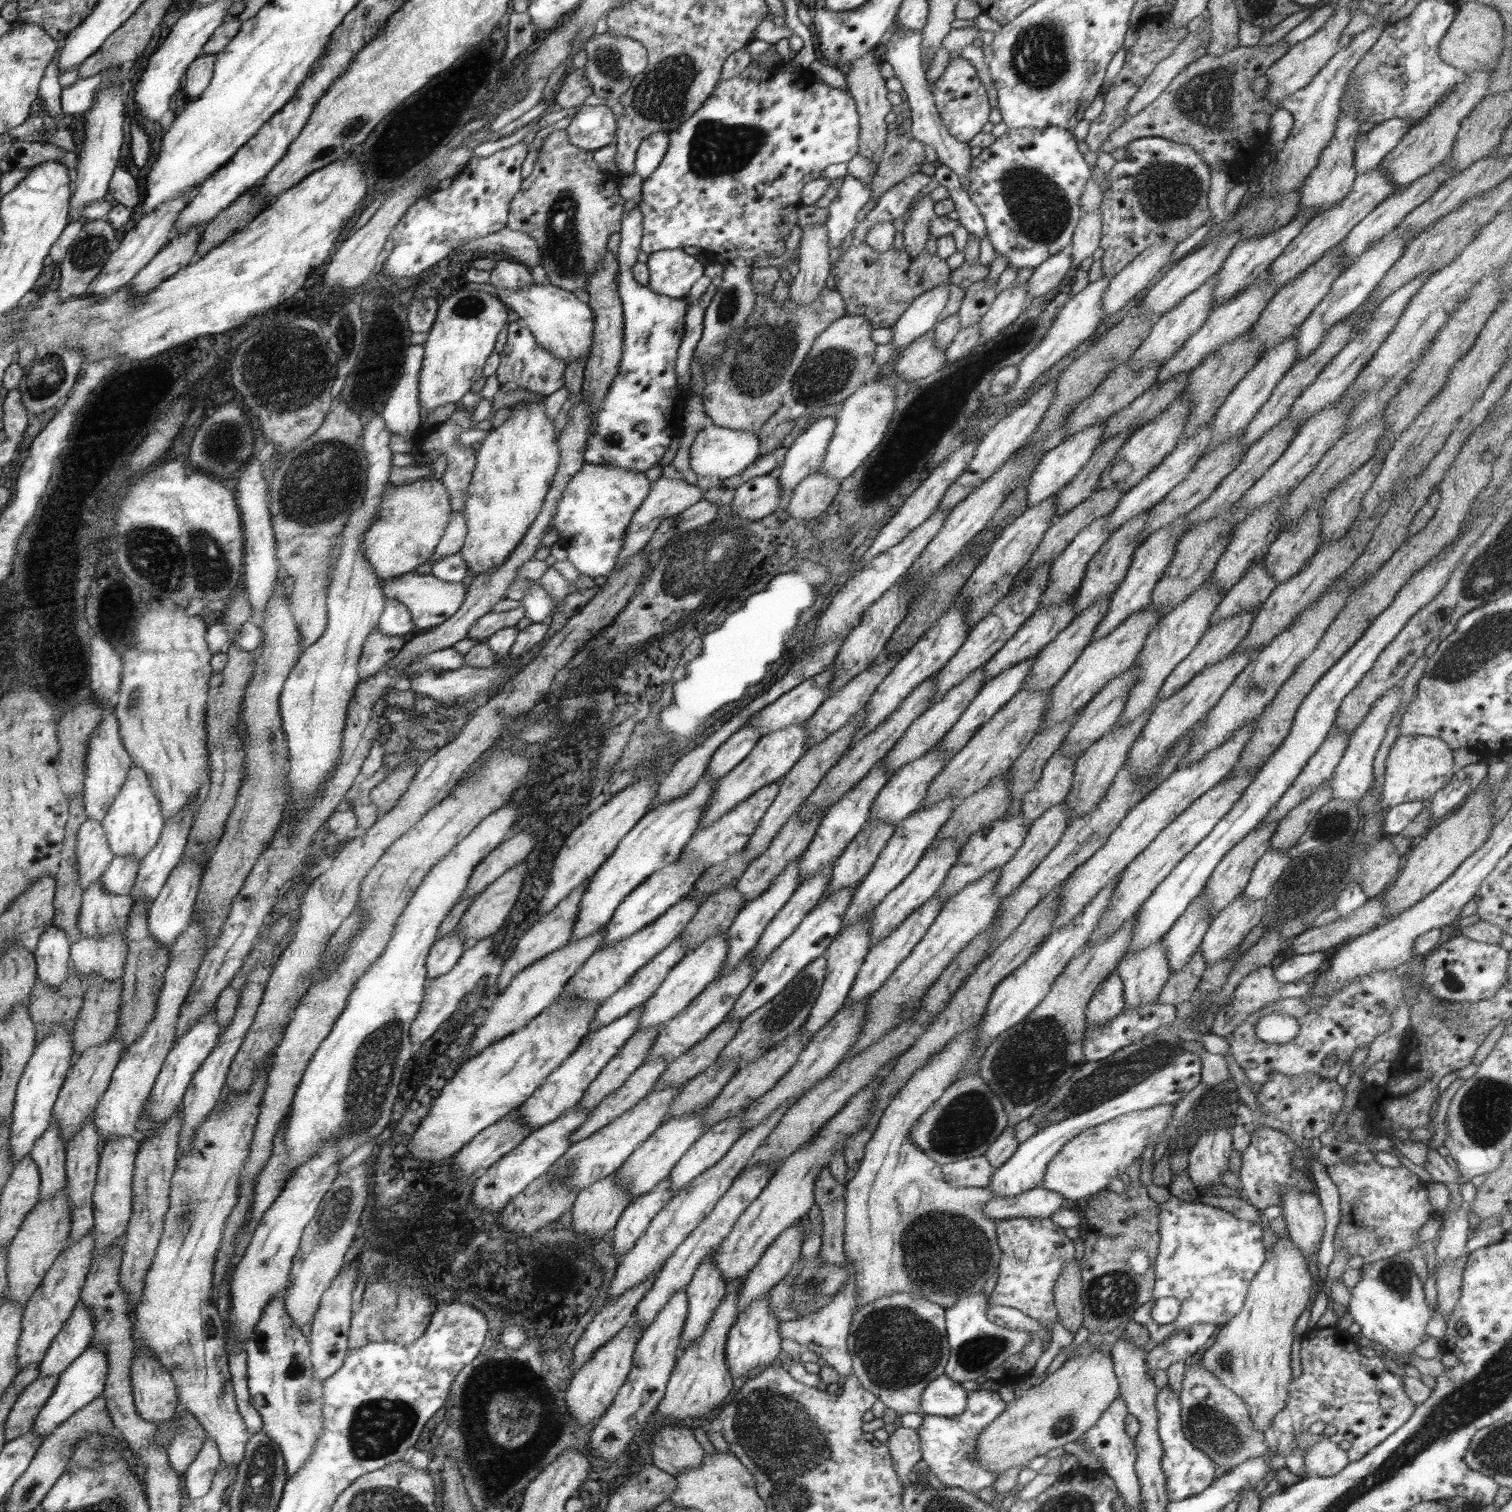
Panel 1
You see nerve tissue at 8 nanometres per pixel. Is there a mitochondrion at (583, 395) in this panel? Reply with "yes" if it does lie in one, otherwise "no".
no

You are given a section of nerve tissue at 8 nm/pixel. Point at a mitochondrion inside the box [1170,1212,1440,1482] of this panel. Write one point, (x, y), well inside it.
(1222, 1435)

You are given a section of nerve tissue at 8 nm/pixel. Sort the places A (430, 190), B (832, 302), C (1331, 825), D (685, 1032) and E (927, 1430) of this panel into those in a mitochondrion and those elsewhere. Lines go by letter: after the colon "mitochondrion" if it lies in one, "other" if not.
A: other
B: other
C: mitochondrion
D: other
E: other

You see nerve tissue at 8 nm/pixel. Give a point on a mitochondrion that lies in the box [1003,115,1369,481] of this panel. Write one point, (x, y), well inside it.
(1169, 193)

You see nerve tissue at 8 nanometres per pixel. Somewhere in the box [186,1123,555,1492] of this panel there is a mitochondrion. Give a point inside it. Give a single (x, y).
(379, 1426)

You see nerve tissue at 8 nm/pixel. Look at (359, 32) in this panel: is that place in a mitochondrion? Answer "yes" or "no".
yes

